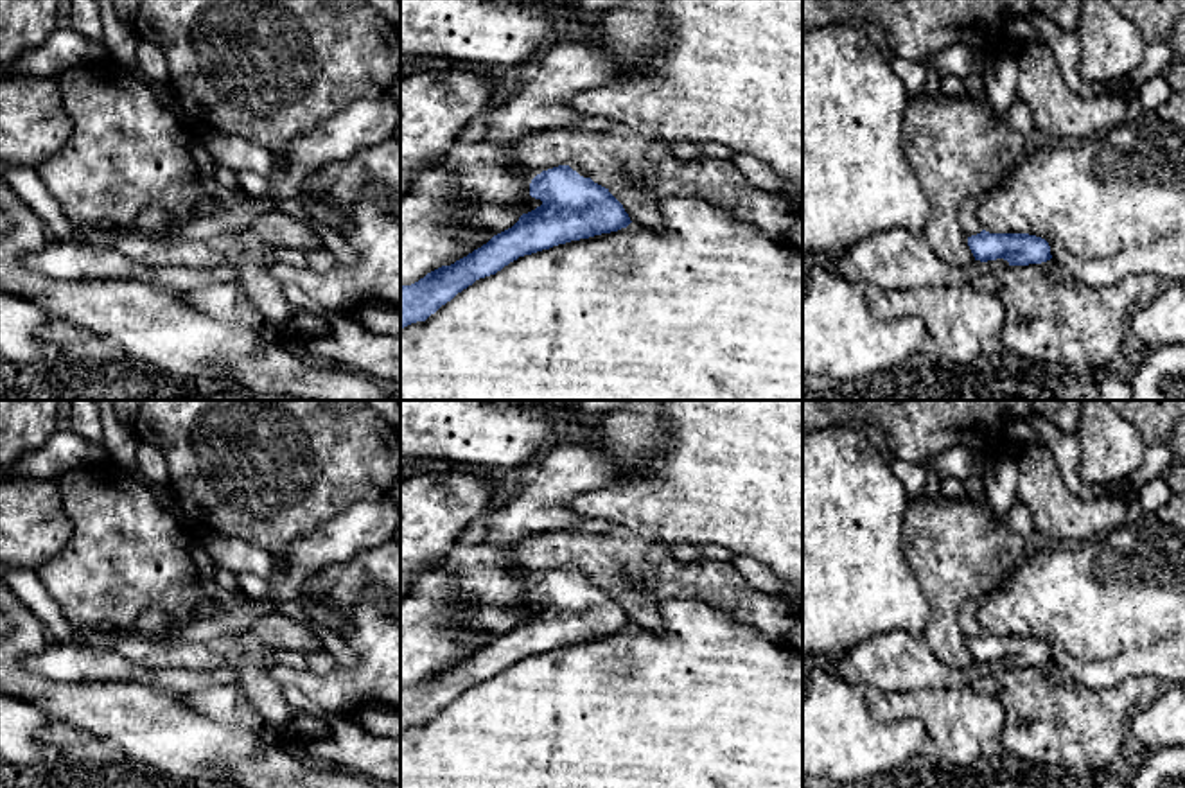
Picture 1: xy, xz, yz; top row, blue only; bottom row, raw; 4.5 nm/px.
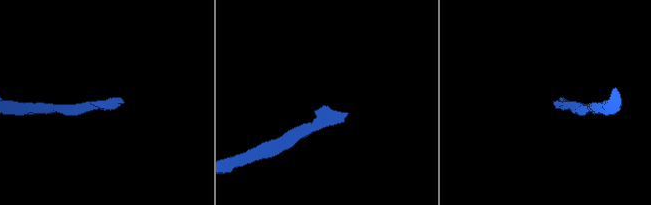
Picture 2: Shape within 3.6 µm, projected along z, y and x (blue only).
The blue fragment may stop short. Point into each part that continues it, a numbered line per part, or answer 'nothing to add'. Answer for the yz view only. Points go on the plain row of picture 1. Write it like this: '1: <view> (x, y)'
nothing to add

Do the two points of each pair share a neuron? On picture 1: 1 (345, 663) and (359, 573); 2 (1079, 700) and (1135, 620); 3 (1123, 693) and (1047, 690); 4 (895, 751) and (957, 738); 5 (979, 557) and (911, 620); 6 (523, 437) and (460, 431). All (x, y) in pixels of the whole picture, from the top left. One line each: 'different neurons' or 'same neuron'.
1: different neurons
2: different neurons
3: same neuron
4: different neurons
5: different neurons
6: same neuron

